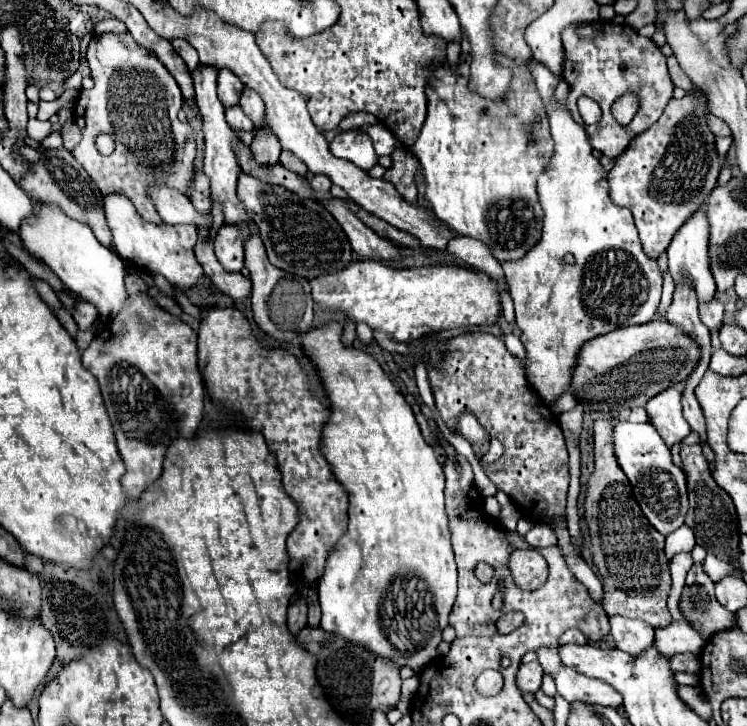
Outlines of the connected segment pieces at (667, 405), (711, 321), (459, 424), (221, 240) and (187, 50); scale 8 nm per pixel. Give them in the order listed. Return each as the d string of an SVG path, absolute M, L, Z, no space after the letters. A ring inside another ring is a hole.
M677 383L655 395L649 405L645 405L649 421L655 425L657 433L661 435L667 447L681 443L691 433L691 427L681 413L683 387L685 383Z
M713 299L709 305L699 307L699 315L701 315L701 321L707 325L707 329L711 331L719 327L723 321L723 305L717 299Z
M461 413L455 419L455 429L457 429L457 435L467 439L477 453L485 455L489 451L491 437L489 437L489 433L485 433L483 425L477 421L477 417L473 413Z
M221 225L217 237L213 241L213 249L223 269L229 273L243 269L243 253L241 253L241 233L237 229L229 229L229 225Z
M171 39L171 45L177 51L177 55L185 61L185 65L189 67L189 71L193 73L199 67L199 63L201 63L199 57L197 57L197 51L187 41L181 41L181 39Z

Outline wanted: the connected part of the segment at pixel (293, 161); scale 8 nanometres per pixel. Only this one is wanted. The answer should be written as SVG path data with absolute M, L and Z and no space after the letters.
M281 153L281 165L285 167L285 169L289 169L289 171L293 171L293 173L297 173L297 175L305 175L307 173L307 165L301 161L301 159L297 159L297 157L293 157L293 153Z

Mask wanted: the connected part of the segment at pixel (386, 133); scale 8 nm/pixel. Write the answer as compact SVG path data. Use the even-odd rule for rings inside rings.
M380 122L377 125L364 127L363 131L369 135L375 152L379 156L391 155L396 148L402 147L395 135Z

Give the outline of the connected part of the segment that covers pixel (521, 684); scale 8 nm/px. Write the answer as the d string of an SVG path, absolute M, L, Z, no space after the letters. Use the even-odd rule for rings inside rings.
M537 661L521 663L519 673L517 673L517 687L521 691L529 691L529 693L539 691L541 679L543 679L543 669L541 669L541 665Z

